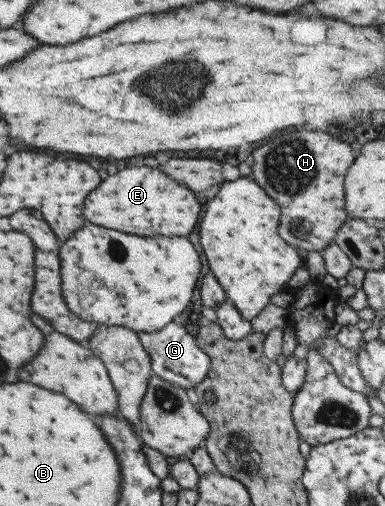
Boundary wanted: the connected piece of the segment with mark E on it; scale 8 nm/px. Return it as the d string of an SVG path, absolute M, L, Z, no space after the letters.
M150 166L126 168L108 176L84 200L84 216L88 222L140 236L188 236L200 218L198 214L200 204L192 192Z

